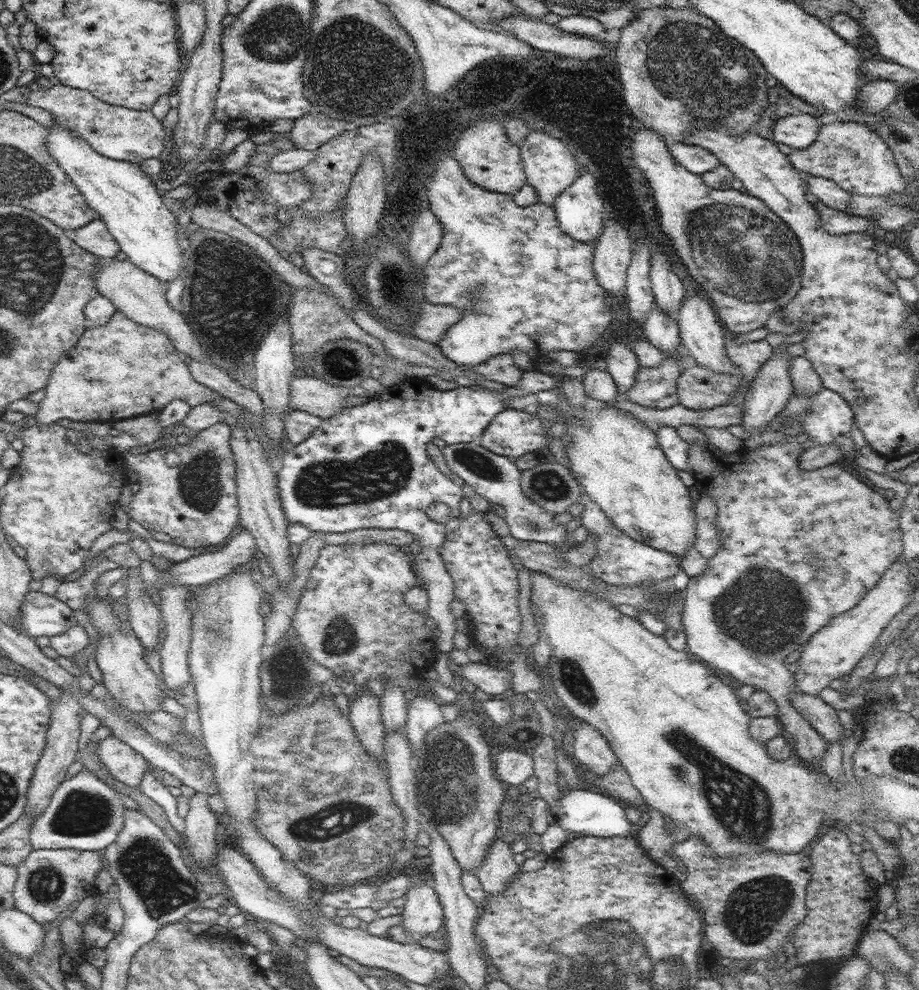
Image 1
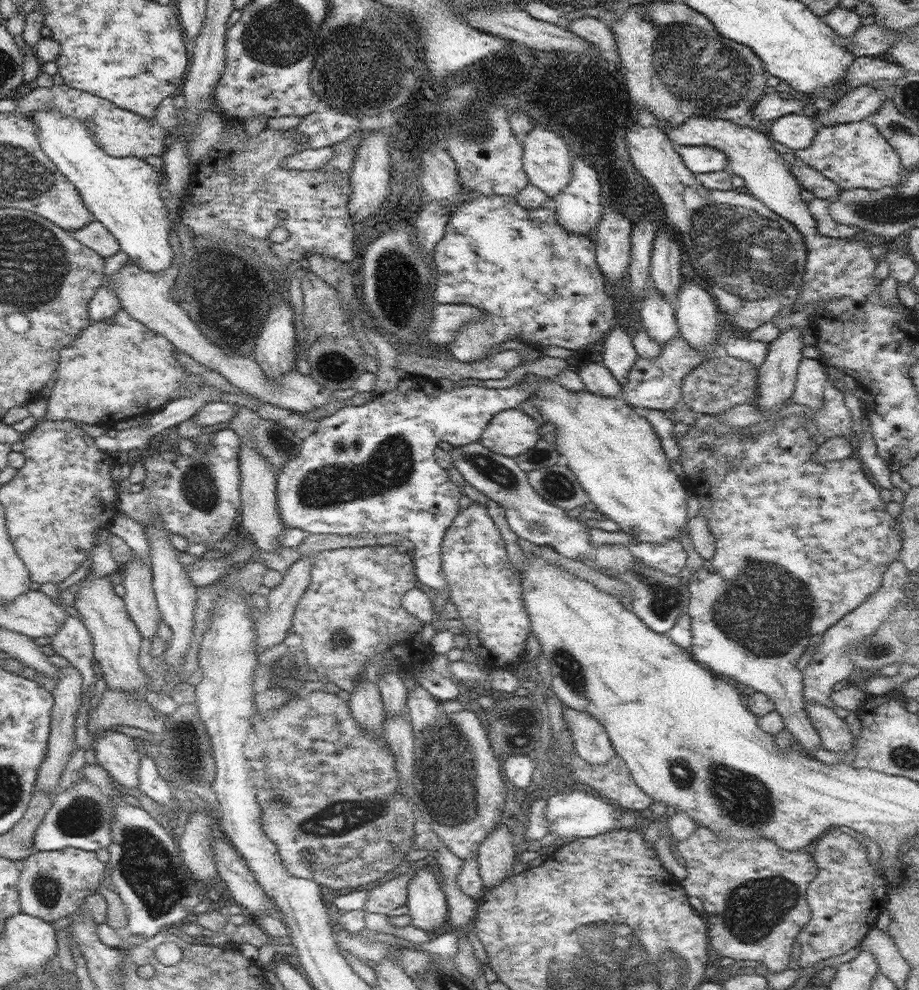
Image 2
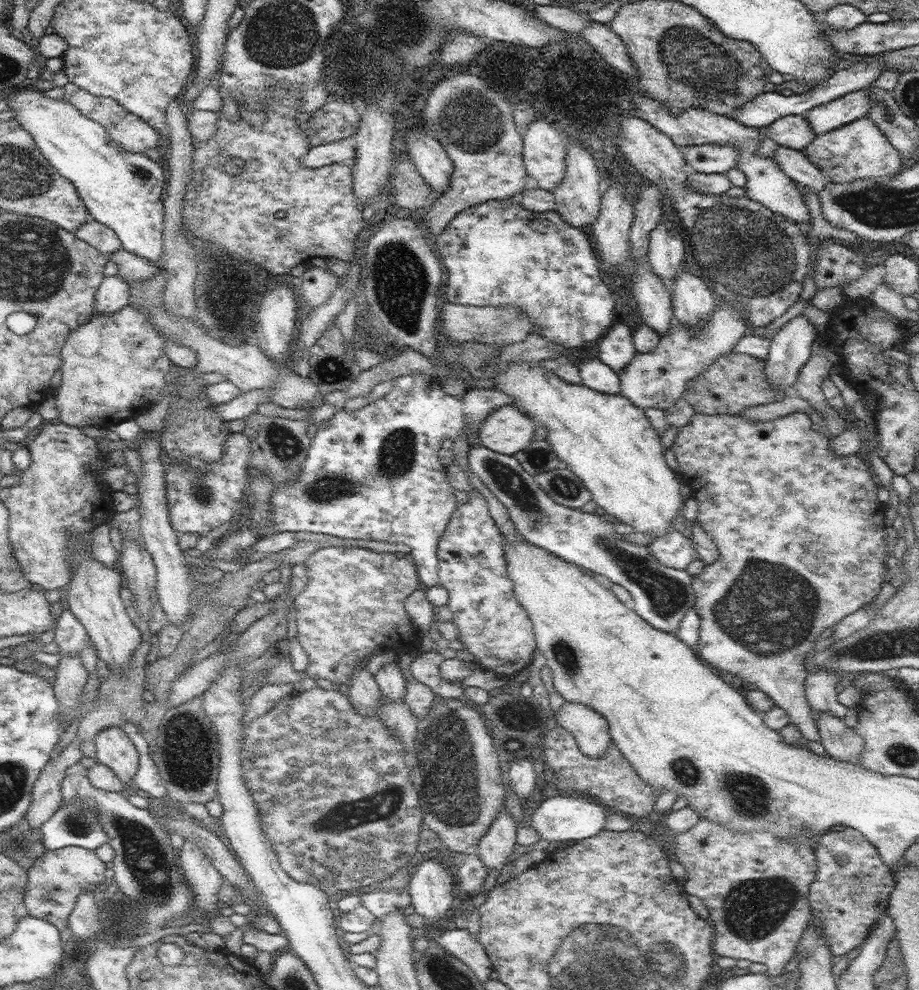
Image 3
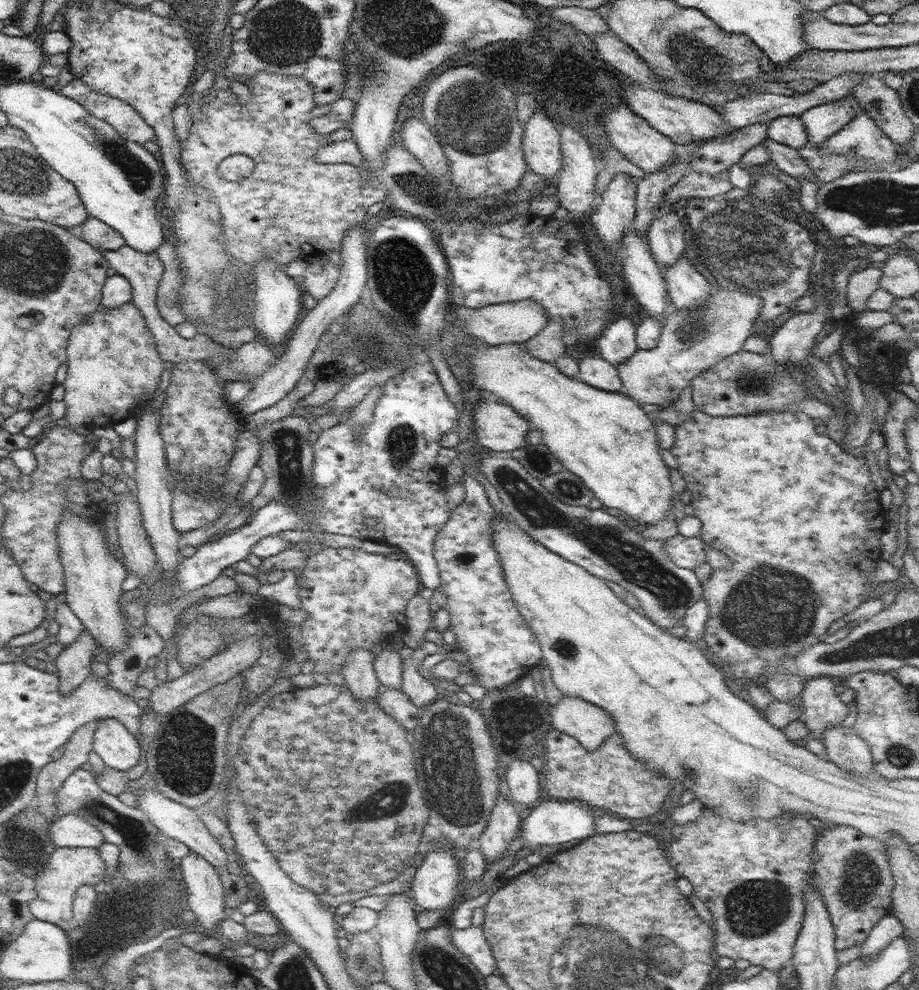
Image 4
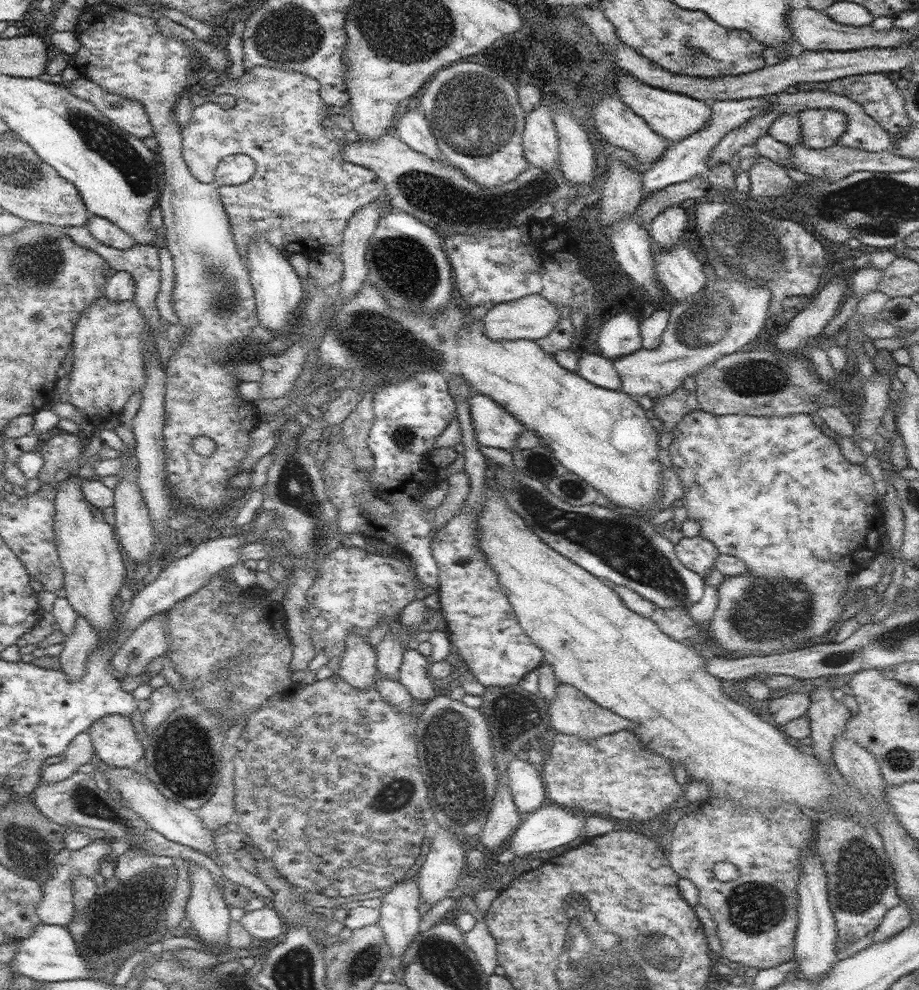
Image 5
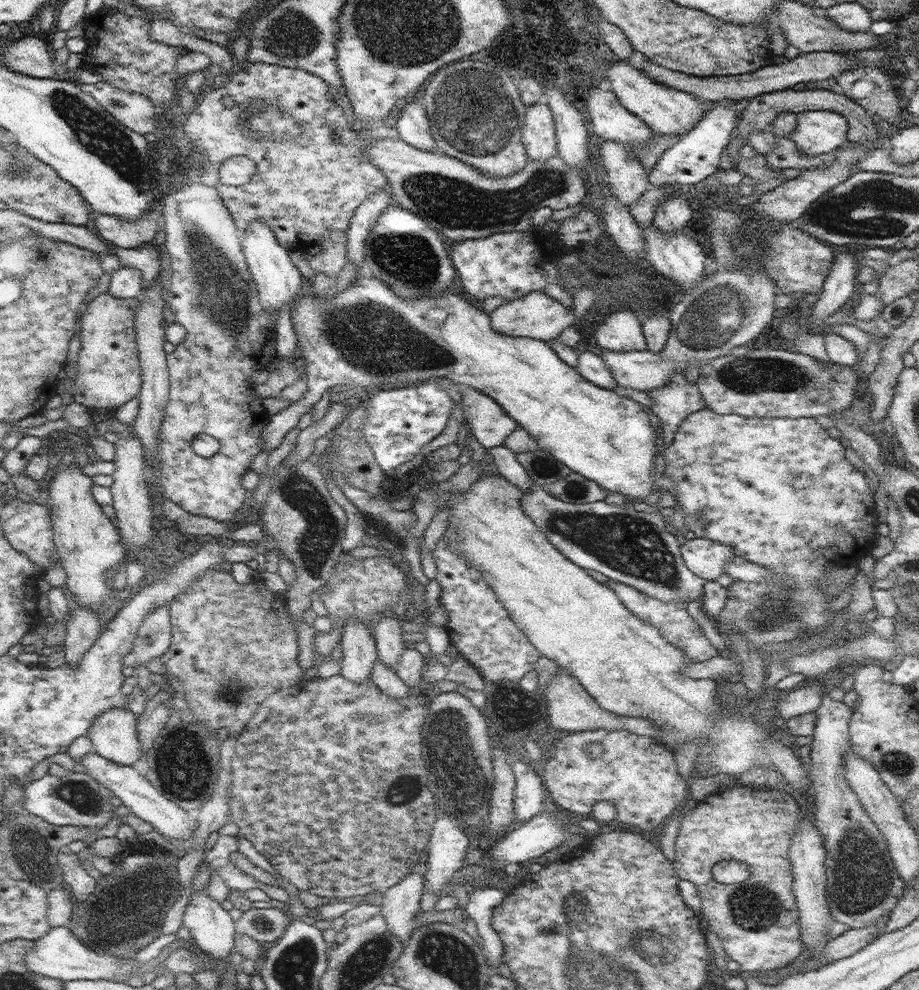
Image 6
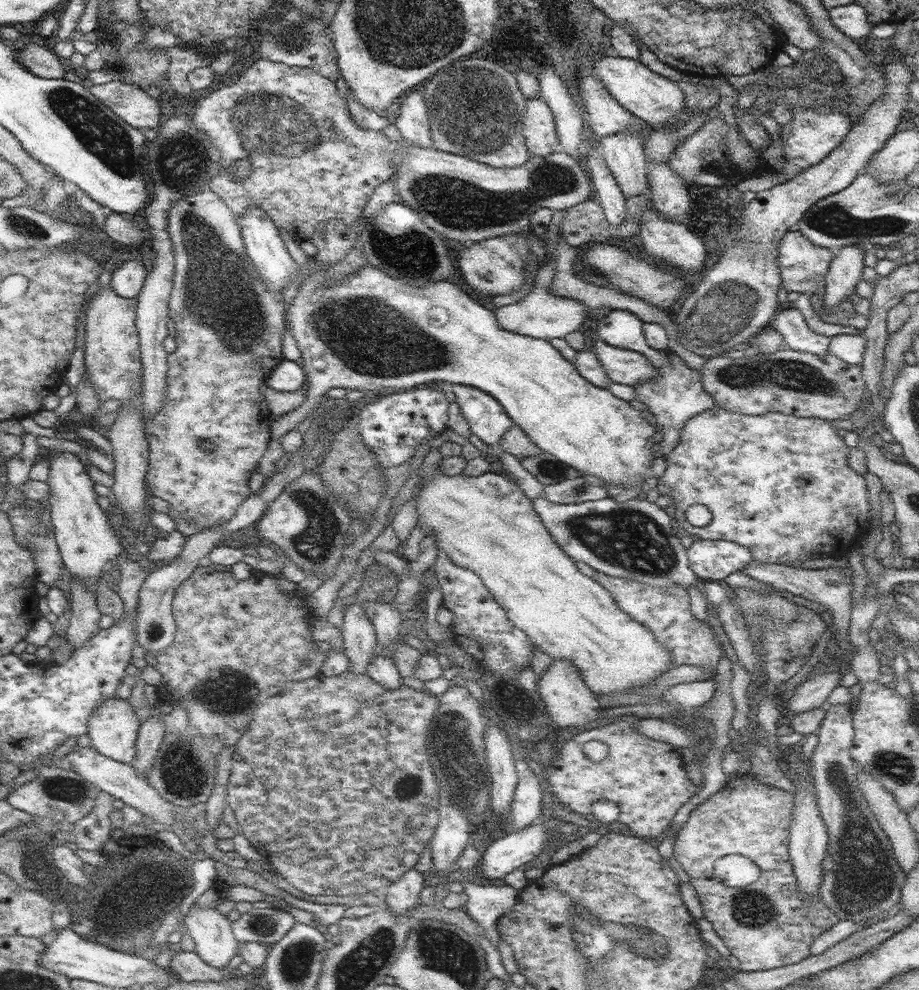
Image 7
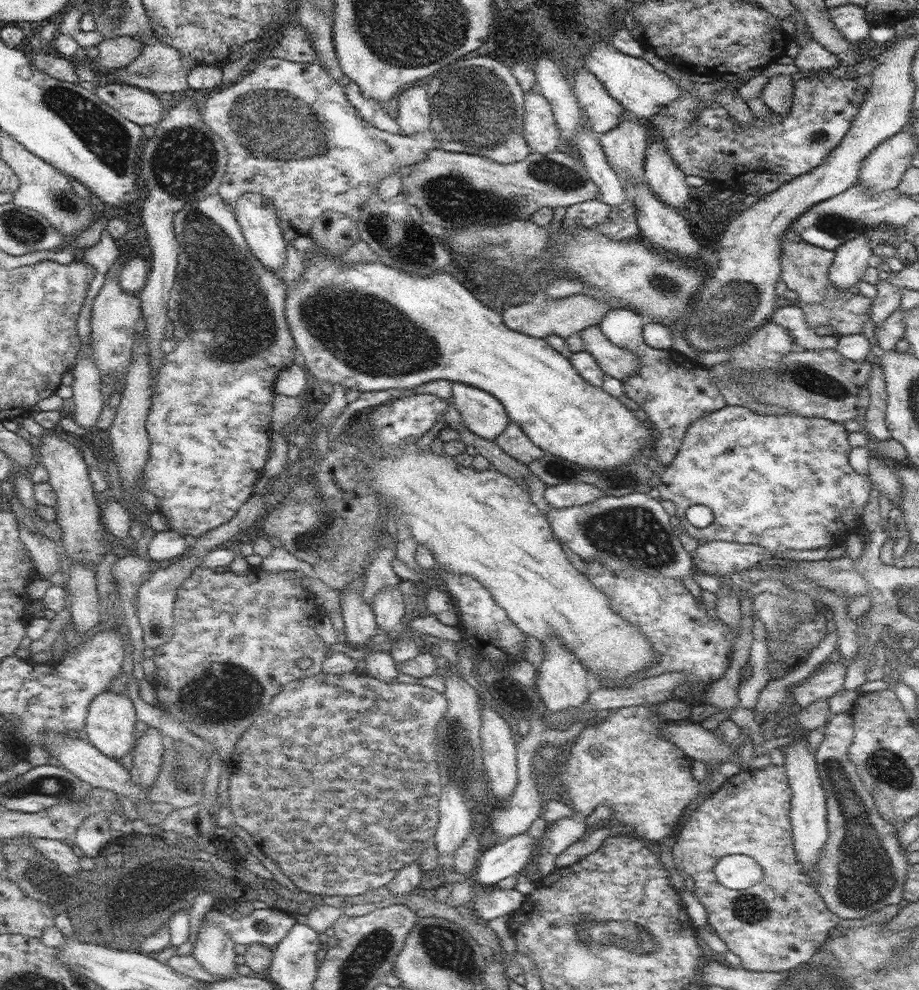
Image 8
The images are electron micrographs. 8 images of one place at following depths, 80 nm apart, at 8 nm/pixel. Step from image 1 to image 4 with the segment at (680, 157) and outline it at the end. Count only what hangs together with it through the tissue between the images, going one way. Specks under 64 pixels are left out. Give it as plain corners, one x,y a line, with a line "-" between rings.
769,122
750,124
734,134
708,141
694,149
691,168
714,177
728,172
733,165
741,162
743,155
767,138

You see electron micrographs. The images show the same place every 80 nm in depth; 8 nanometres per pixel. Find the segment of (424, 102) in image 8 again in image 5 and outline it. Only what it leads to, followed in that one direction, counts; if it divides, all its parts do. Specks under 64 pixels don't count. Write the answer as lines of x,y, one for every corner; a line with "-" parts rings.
408,110
393,132
412,150
424,154
426,158
438,162
444,160
423,110

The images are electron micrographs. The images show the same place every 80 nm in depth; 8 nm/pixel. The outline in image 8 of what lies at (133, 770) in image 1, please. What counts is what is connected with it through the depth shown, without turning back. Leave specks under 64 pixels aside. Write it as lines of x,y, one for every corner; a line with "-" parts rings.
102,692
90,703
84,730
88,734
88,741
98,748
104,756
120,760
132,750
137,742
135,738
137,716
132,699
126,694

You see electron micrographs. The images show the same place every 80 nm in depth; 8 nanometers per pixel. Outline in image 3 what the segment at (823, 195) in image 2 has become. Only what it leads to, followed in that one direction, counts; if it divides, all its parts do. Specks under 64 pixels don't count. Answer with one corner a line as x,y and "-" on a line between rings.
779,145
773,158
788,177
799,182
804,188
812,190
814,194
819,195
822,190
830,186
828,178
806,158
802,151

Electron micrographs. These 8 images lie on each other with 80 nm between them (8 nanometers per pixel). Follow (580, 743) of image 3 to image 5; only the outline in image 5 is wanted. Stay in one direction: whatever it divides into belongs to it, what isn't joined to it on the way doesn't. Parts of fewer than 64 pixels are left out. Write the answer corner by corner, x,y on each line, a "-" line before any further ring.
570,684
557,686
556,696
549,702
548,714
550,714
552,728
558,730
559,733
578,736
588,740
588,742
594,742
598,736
604,736
604,734
614,734
619,730
630,730
637,726
636,723
625,719
623,716
601,707
597,702
589,699
578,688
574,688

